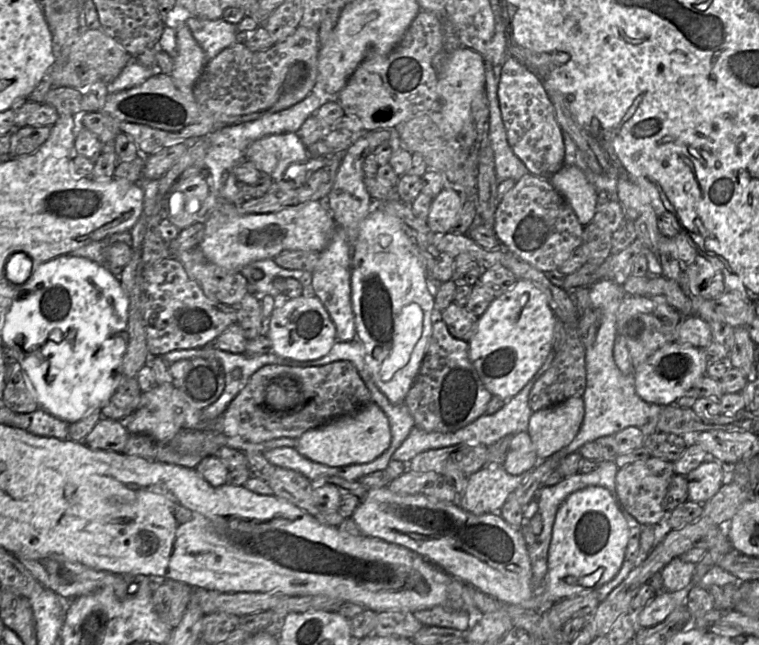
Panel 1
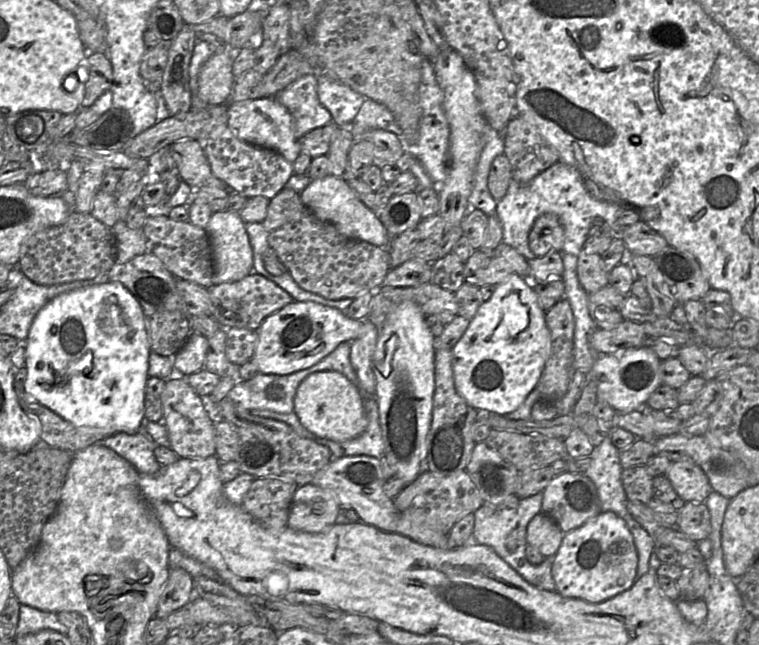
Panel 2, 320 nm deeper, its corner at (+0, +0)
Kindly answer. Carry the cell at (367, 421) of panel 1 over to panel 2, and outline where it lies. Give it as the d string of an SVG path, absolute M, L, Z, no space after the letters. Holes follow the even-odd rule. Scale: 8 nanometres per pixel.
M320 371L306 377L294 396L293 412L307 430L318 437L336 442L359 436L368 424L362 393L343 374L336 371Z

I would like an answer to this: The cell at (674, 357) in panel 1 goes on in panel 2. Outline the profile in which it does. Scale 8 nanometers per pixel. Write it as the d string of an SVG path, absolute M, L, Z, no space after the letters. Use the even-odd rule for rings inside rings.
M649 346L598 355L589 371L589 378L595 380L597 385L597 400L603 399L618 413L646 407L650 394L662 385L661 361Z

